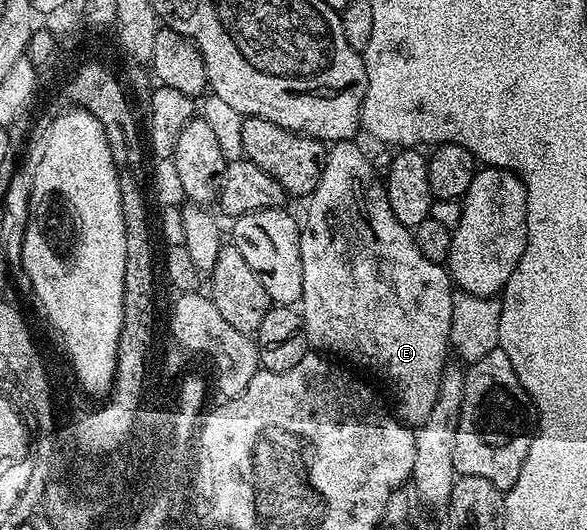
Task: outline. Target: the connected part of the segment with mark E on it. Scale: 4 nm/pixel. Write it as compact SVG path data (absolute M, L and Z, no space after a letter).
M351 140L336 142L328 149L321 180L314 192L309 195L308 202L311 203L307 206L307 219L302 219L301 222L299 243L301 244L301 272L303 273L302 333L306 335L308 343L320 351L330 352L332 355L356 354L357 357L363 358L365 365L372 366L391 385L391 390L395 393L395 406L399 409L398 417L408 424L421 424L429 416L429 411L433 409L433 404L437 401L437 388L443 379L443 368L449 362L447 352L449 354L451 340L453 283L446 265L433 260L425 260L425 256L421 256L421 248L417 248L414 233L408 227L403 226L401 220L397 220L397 216L393 216L393 208L389 208L384 183L375 167L372 166L370 157L366 153L363 155L354 146L355 144Z

